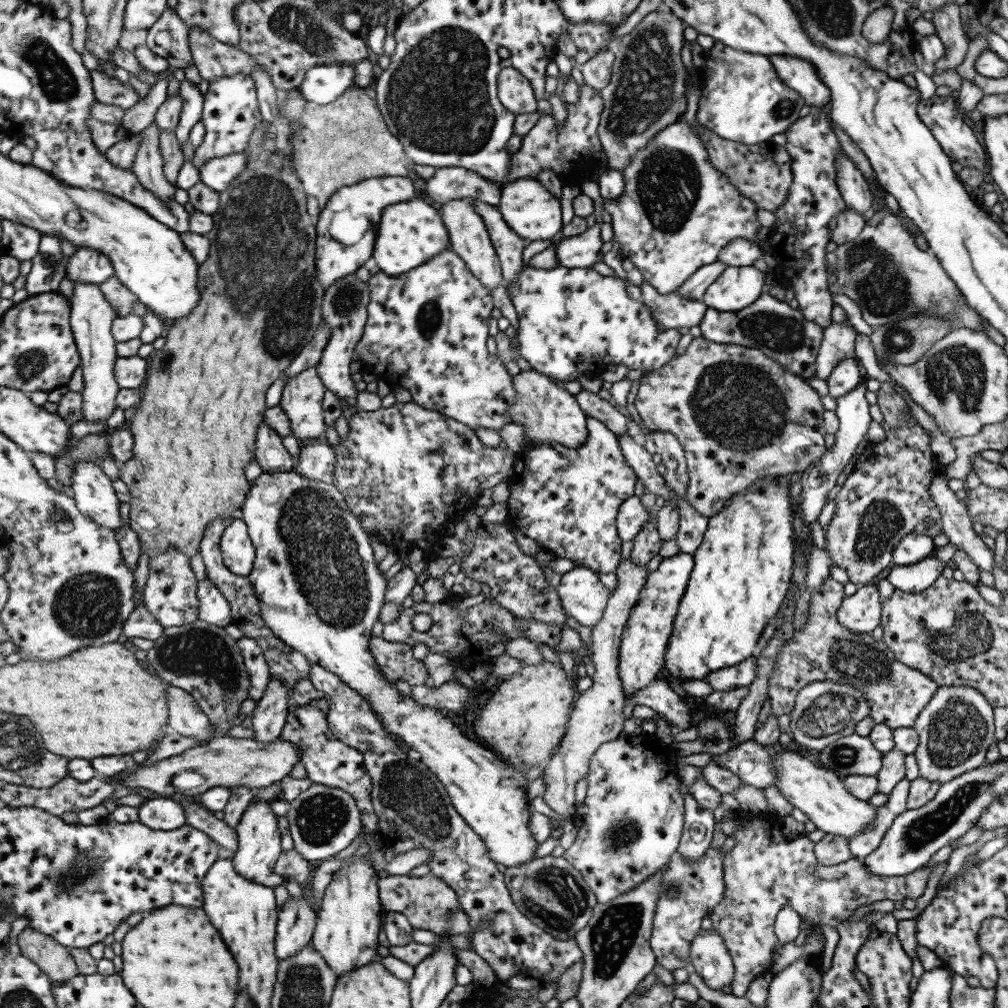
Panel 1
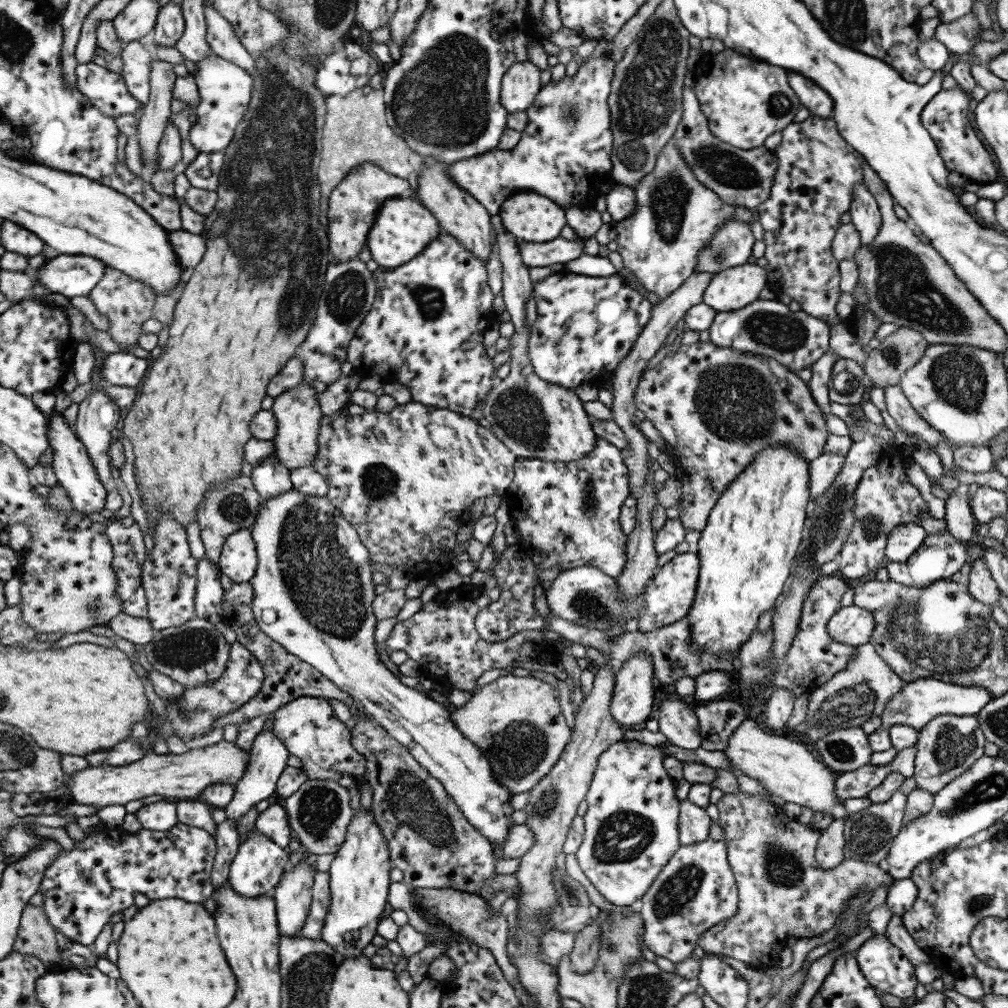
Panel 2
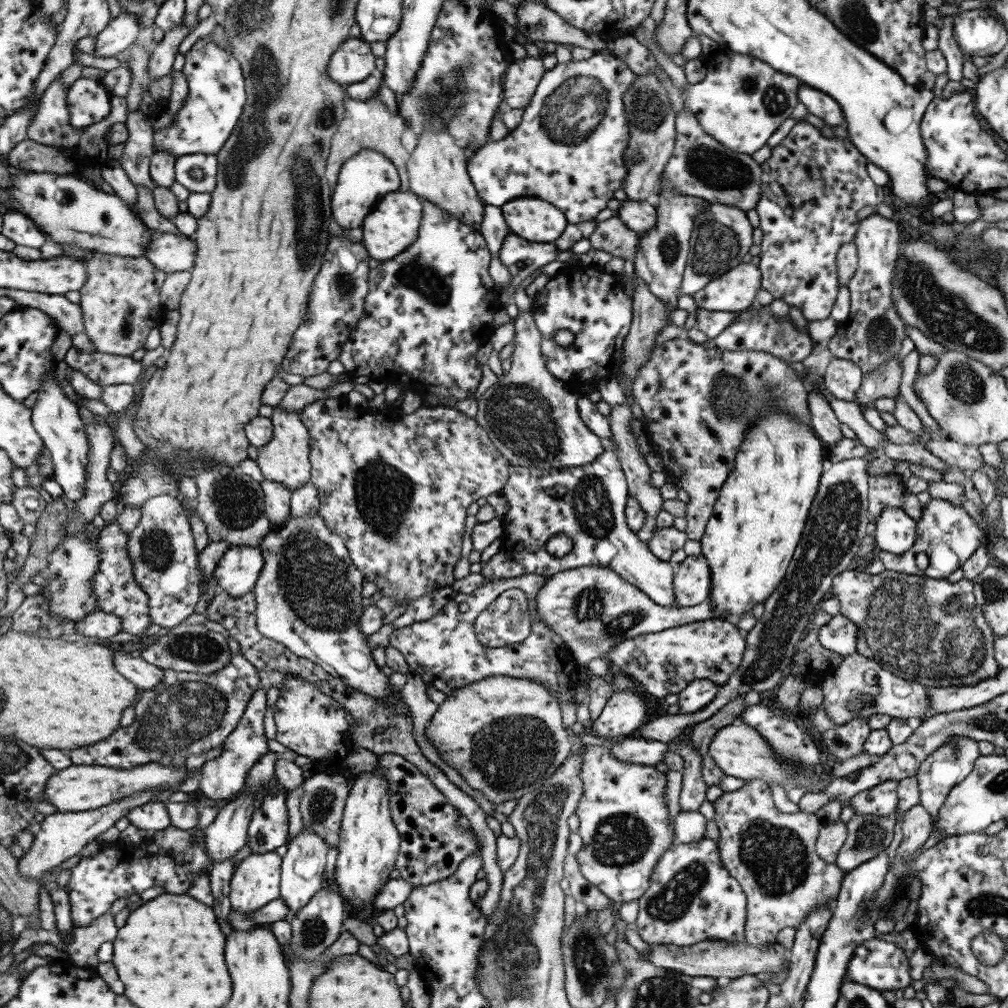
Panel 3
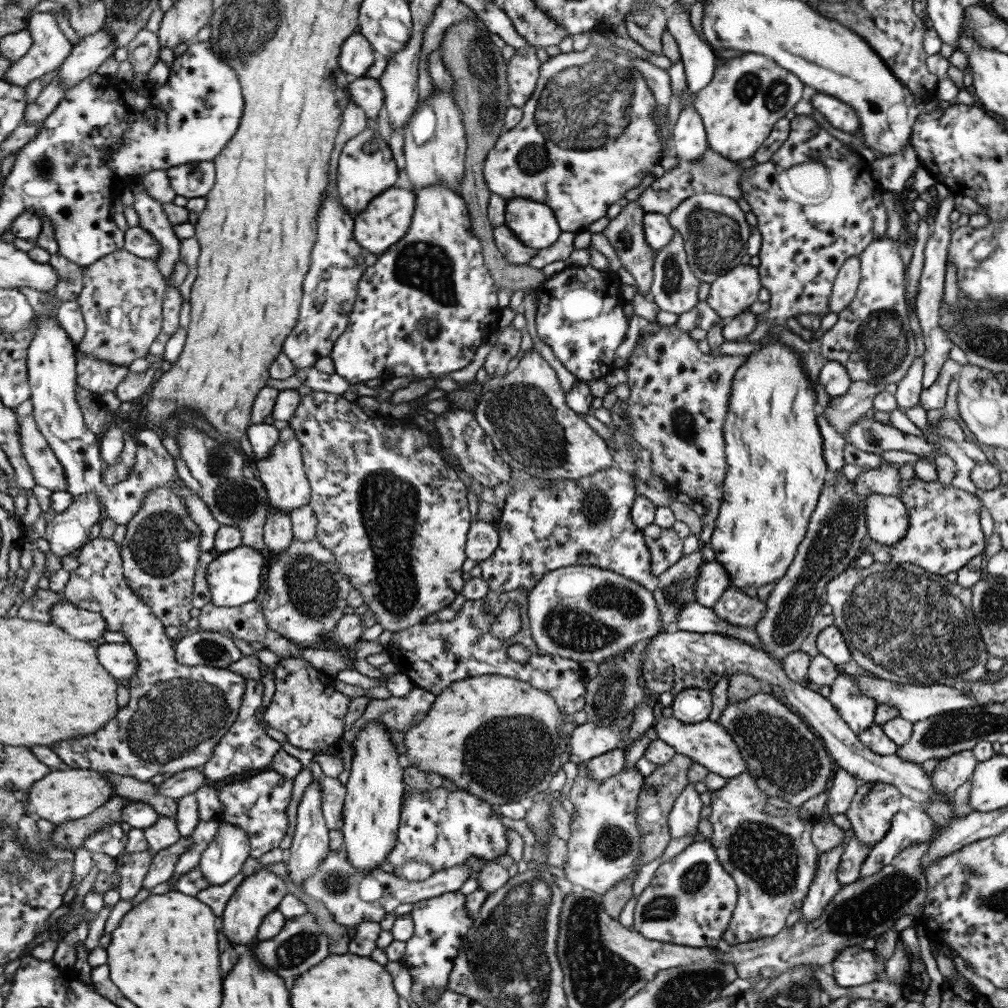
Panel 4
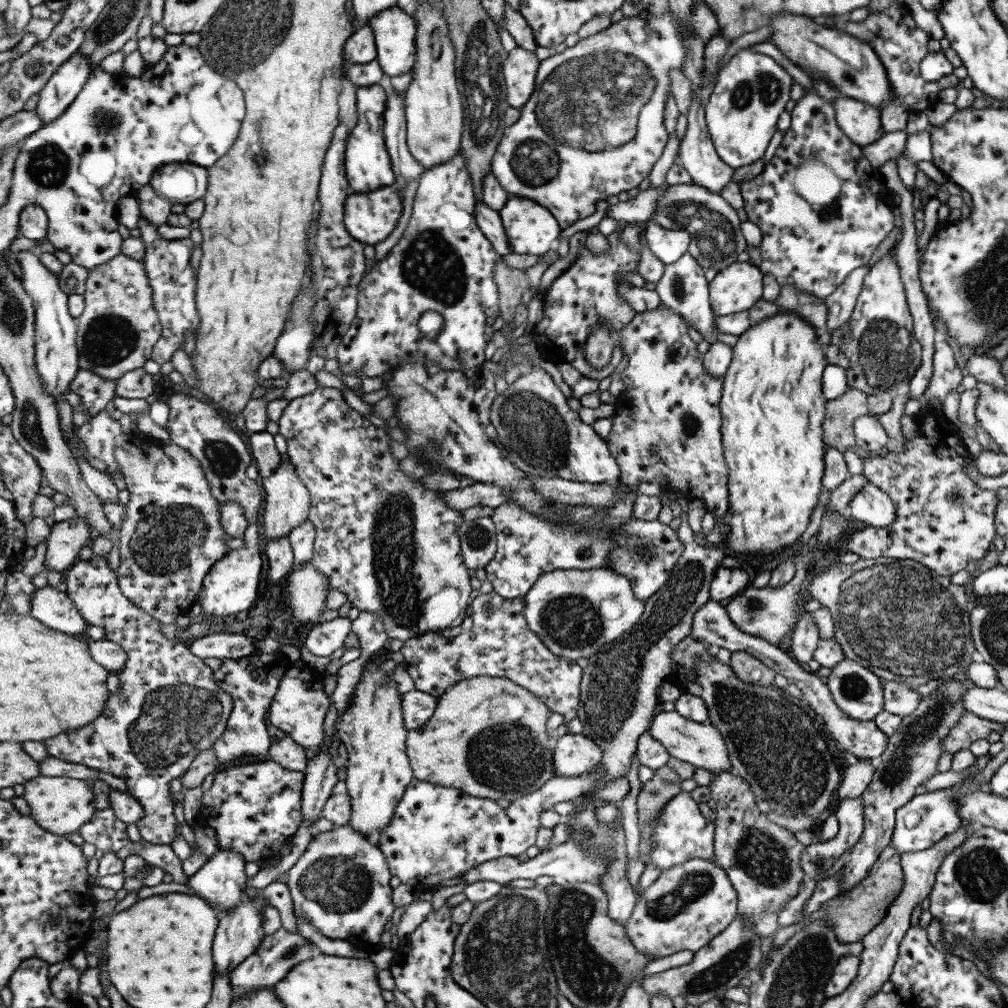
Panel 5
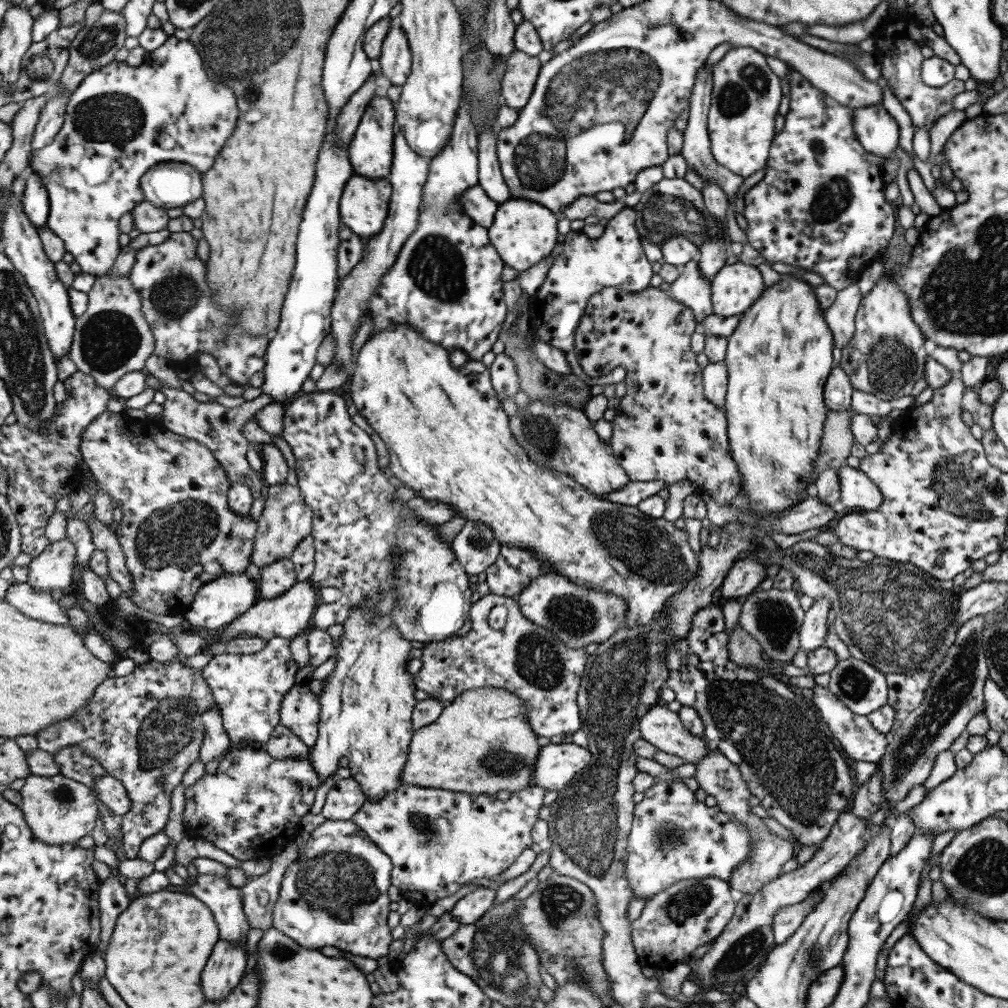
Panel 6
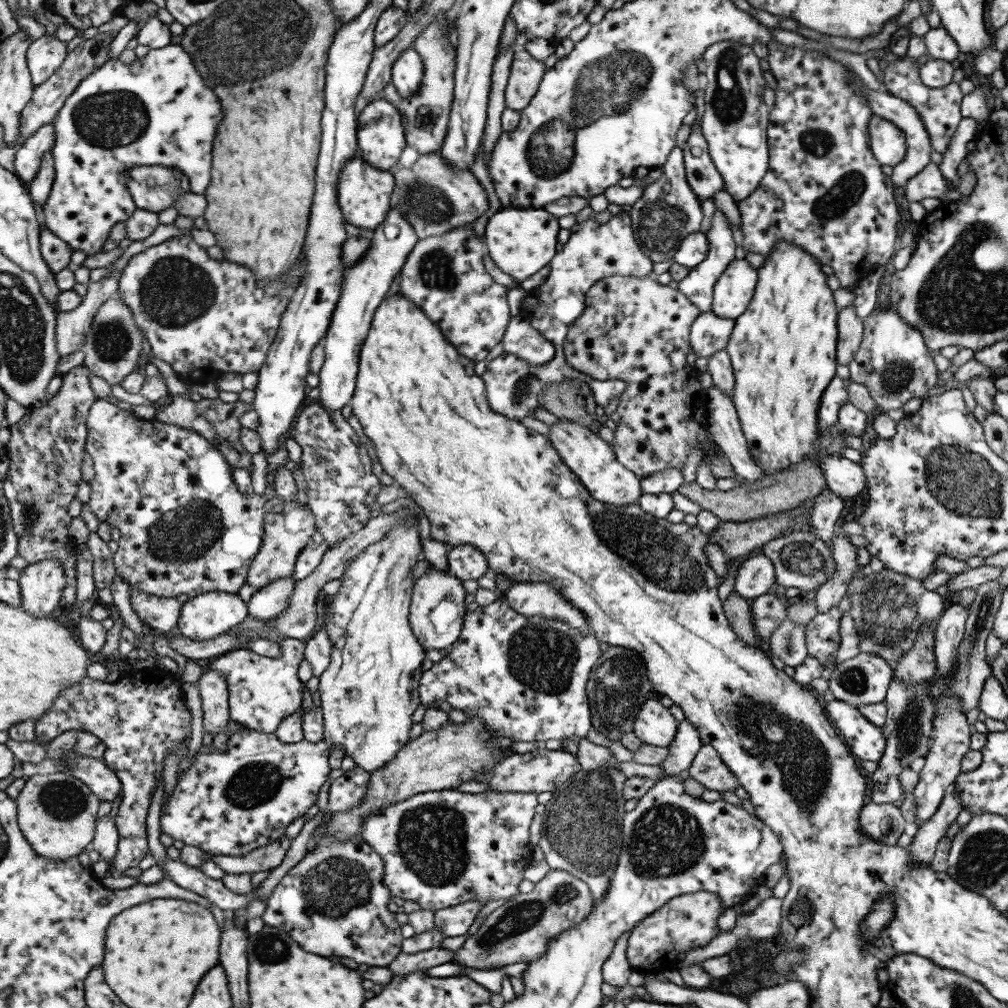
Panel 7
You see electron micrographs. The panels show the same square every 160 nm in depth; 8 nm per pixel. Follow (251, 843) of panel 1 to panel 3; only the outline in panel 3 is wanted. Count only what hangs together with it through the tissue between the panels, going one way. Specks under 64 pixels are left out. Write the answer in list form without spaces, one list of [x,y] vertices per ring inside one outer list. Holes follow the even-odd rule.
[[[277,852],[253,853],[243,859],[231,883],[233,909],[242,913],[255,912],[280,898],[284,856]]]

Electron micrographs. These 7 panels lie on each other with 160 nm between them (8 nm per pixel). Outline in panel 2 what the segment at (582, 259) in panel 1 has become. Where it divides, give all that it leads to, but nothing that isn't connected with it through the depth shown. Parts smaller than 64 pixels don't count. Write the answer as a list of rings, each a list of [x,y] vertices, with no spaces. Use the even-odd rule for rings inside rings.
[[[561,237],[541,243],[517,241],[517,250],[525,268],[546,267],[557,263],[564,265],[583,255],[584,242],[586,240],[565,240]]]

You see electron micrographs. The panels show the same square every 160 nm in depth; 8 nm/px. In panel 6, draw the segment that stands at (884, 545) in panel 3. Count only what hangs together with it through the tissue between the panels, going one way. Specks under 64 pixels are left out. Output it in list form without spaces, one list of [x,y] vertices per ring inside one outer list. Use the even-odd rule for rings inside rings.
[[[846,464],[838,469],[840,508],[851,507],[851,510],[877,510],[881,504],[881,494],[868,478],[858,468]]]

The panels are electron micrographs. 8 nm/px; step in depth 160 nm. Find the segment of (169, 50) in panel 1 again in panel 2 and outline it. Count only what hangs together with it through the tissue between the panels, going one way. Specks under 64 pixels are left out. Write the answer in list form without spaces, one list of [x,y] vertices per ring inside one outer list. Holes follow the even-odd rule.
[[[169,2],[160,9],[154,28],[155,44],[175,47],[184,35],[185,29],[186,20],[182,5]]]

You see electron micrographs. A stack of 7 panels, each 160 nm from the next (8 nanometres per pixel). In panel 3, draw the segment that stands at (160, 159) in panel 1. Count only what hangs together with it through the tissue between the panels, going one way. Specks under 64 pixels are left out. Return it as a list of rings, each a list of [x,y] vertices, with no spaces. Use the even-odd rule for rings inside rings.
[[[182,22],[179,26],[165,33],[149,61],[149,74],[152,82],[156,78],[172,74],[173,62],[175,62],[175,58],[179,54],[179,46],[191,31],[188,28],[188,23]]]

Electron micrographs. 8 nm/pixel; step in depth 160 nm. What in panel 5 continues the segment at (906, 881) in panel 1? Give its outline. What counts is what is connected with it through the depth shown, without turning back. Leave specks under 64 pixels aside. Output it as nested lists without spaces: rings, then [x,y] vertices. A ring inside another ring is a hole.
[[[719,771],[711,774],[712,779],[709,783],[710,798],[716,802],[715,832],[713,836],[713,854],[714,862],[722,867],[723,872],[727,875],[729,882],[737,894],[736,914],[744,916],[748,922],[752,922],[752,930],[761,939],[772,935],[779,927],[777,920],[780,906],[784,906],[790,898],[793,898],[799,890],[803,871],[800,867],[800,852],[806,848],[795,840],[793,832],[769,822],[765,813],[761,813],[755,805],[756,799],[752,790],[741,777],[729,771]]]

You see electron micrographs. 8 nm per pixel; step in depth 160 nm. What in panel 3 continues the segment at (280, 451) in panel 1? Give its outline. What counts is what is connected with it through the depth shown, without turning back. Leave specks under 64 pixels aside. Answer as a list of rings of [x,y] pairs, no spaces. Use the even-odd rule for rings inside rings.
[[[263,479],[263,491],[266,500],[266,515],[272,522],[273,529],[285,524],[292,514],[292,492],[283,483]]]

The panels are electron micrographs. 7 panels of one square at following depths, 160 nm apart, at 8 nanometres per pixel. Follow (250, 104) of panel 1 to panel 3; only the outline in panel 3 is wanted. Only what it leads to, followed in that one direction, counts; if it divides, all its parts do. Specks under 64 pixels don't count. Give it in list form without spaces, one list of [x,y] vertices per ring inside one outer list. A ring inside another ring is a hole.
[[[208,35],[194,43],[185,54],[183,72],[189,81],[189,96],[174,122],[156,133],[156,150],[169,151],[178,158],[192,154],[219,154],[240,124],[248,102],[240,59],[221,48]]]

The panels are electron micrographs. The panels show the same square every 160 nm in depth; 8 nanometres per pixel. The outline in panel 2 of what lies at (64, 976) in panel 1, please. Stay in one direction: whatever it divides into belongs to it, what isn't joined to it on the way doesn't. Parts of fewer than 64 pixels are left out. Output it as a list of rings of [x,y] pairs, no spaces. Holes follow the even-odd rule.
[[[28,904],[14,950],[40,958],[49,971],[65,969],[56,933],[56,928],[48,921],[45,909]]]

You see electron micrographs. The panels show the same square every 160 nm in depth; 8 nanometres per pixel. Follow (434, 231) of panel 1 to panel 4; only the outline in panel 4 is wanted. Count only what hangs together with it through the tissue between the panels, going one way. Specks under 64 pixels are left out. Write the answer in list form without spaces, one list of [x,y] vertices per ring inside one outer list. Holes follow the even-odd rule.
[[[392,187],[379,193],[369,203],[369,207],[355,217],[356,229],[353,230],[353,234],[356,236],[357,243],[375,256],[385,253],[389,247],[396,245],[408,233],[412,215],[415,213],[415,205],[415,192],[409,189]]]

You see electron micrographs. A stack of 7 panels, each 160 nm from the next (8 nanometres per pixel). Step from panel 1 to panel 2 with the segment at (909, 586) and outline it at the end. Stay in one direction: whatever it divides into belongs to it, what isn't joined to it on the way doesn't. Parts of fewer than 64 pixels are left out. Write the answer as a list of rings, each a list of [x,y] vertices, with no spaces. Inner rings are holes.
[[[948,530],[926,534],[922,545],[905,562],[885,562],[885,570],[888,578],[893,582],[904,584],[905,586],[925,587],[932,582],[948,579],[961,568],[962,564],[971,558],[970,550],[975,540],[959,542],[953,538]]]

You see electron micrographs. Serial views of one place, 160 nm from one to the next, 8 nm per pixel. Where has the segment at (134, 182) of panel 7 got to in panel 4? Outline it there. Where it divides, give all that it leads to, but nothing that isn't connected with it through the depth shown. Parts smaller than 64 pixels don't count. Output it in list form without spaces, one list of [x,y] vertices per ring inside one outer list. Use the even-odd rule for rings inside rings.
[[[214,161],[187,163],[167,170],[171,184],[178,195],[188,199],[206,197],[216,183],[216,164]],[[191,170],[201,173],[199,181],[191,178]]]

